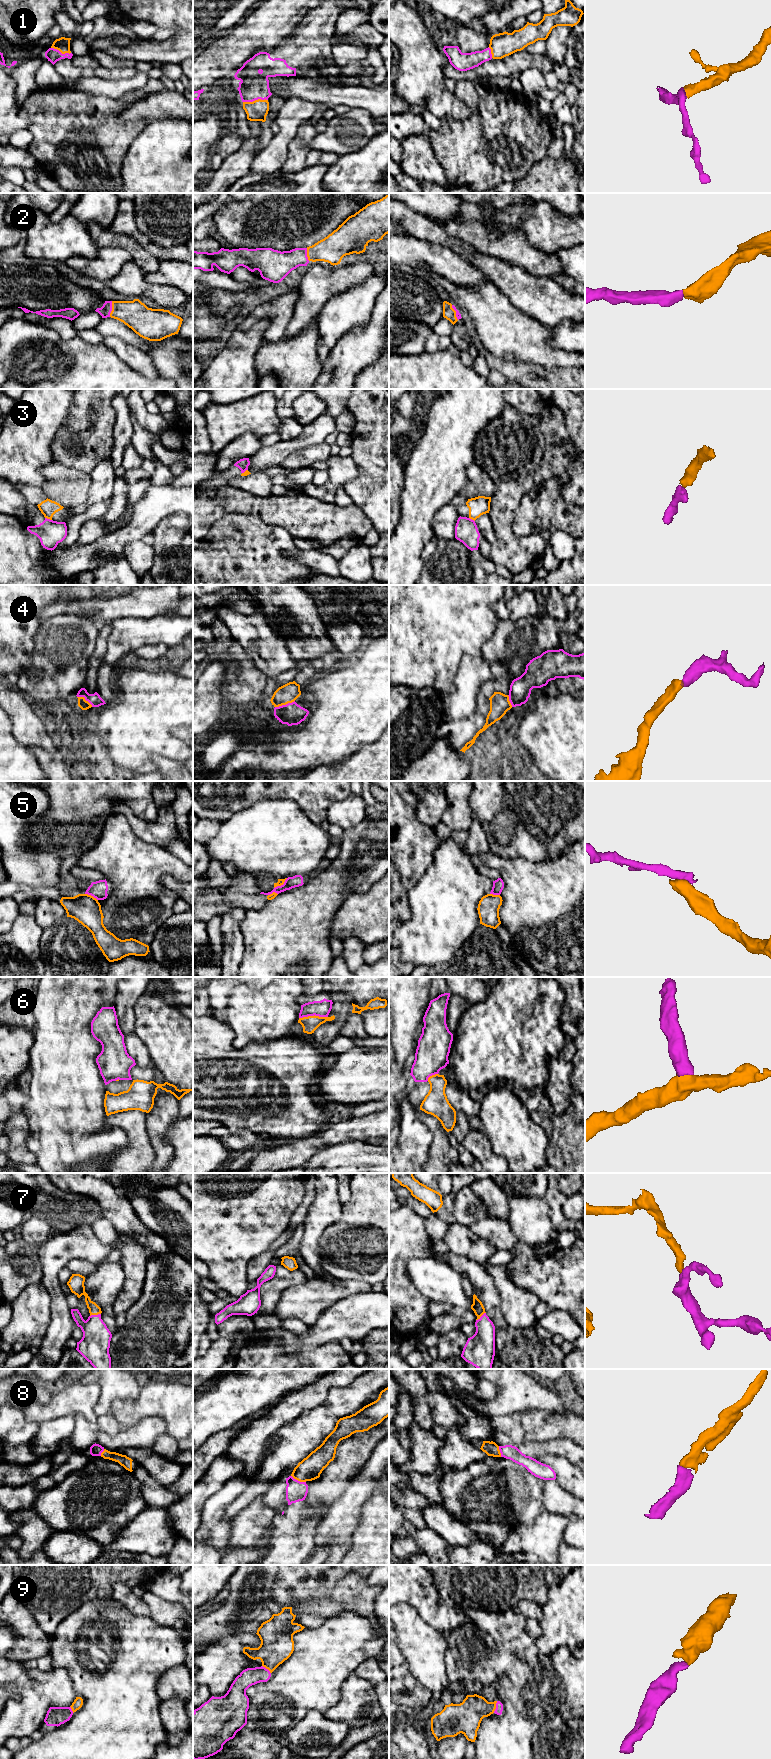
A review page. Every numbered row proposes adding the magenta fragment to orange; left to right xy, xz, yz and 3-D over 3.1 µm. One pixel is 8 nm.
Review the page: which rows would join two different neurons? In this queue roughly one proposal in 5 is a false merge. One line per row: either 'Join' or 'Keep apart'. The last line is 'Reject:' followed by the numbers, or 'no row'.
1: Join
2: Join
3: Keep apart
4: Join
5: Keep apart
6: Keep apart
7: Join
8: Join
9: Join
Reject: 3, 5, 6

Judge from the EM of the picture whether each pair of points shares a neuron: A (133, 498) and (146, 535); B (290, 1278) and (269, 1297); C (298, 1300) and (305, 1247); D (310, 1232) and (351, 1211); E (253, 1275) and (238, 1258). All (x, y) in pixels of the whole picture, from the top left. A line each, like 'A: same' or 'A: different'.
A: different
B: same
C: different
D: different
E: different

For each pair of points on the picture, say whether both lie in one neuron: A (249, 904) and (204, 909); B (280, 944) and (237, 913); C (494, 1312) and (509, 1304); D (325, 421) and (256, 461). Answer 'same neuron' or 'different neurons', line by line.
A: same neuron
B: different neurons
C: different neurons
D: same neuron

